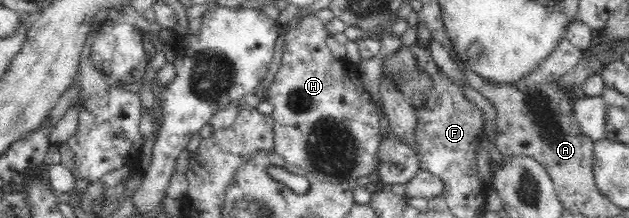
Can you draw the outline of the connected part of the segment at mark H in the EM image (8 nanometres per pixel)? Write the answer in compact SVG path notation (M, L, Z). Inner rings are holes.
M318 16L306 17L302 19L296 28L286 33L284 39L284 50L282 65L275 75L274 82L268 90L269 102L274 106L272 118L274 118L274 142L276 142L275 152L281 155L288 163L303 169L305 172L313 173L316 179L321 179L328 183L342 183L348 181L356 181L360 175L368 175L378 168L378 147L381 146L382 135L380 134L380 115L370 97L370 93L364 90L360 79L360 73L357 65L345 61L344 59L336 59L330 49L325 44L325 38L328 33L324 29L323 22Z

